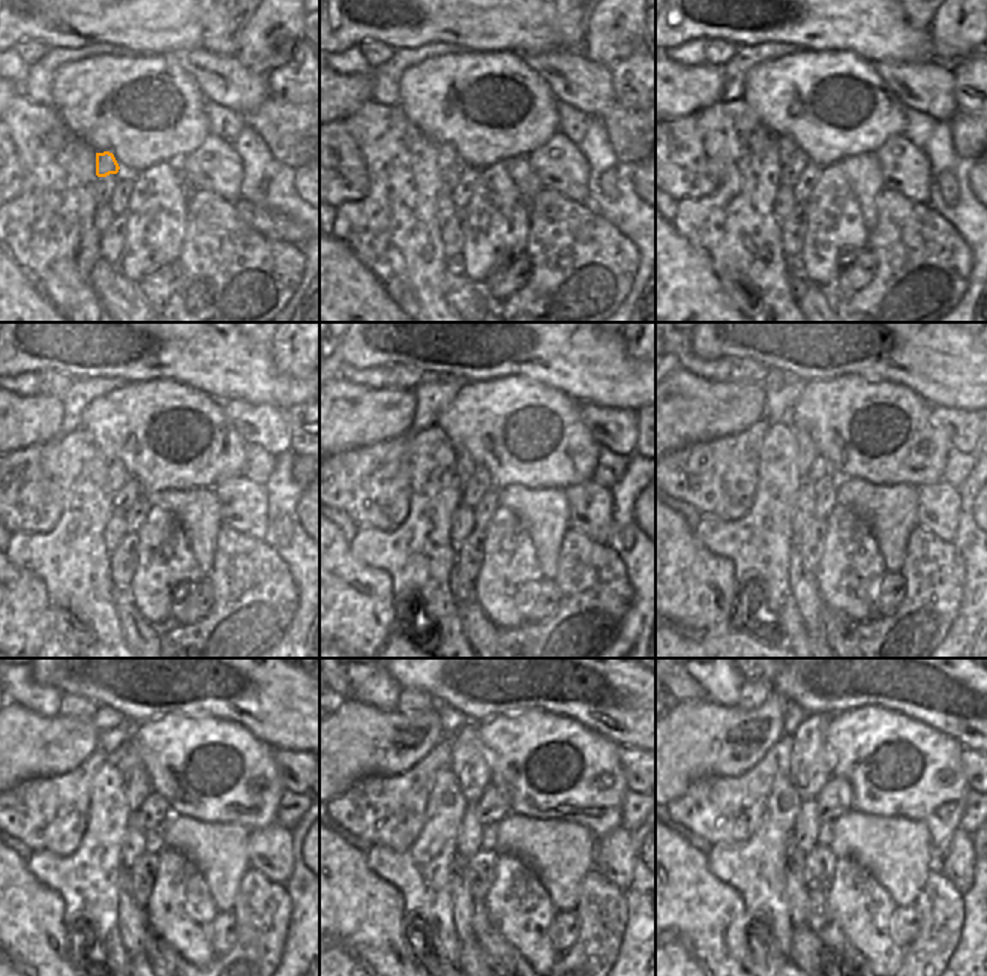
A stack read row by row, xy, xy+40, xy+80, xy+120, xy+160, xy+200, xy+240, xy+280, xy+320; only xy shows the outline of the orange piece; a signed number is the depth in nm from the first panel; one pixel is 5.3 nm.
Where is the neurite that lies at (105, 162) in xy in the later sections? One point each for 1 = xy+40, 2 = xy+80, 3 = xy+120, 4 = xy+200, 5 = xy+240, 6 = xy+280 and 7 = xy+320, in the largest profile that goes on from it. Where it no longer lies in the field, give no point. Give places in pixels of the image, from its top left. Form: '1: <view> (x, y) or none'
1: xy+40 (446, 152)
2: xy+80 (785, 146)
3: xy+120 (117, 476)
4: xy+200 (804, 444)
5: xy+240 (135, 781)
6: xy+280 (468, 765)
7: xy+320 (812, 763)

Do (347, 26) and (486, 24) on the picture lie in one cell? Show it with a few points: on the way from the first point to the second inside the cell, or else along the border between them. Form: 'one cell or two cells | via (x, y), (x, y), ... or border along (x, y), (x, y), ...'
one cell | via (381, 30), (420, 29), (425, 24), (452, 24)

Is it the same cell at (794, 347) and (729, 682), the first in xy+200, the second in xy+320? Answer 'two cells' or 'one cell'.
two cells

